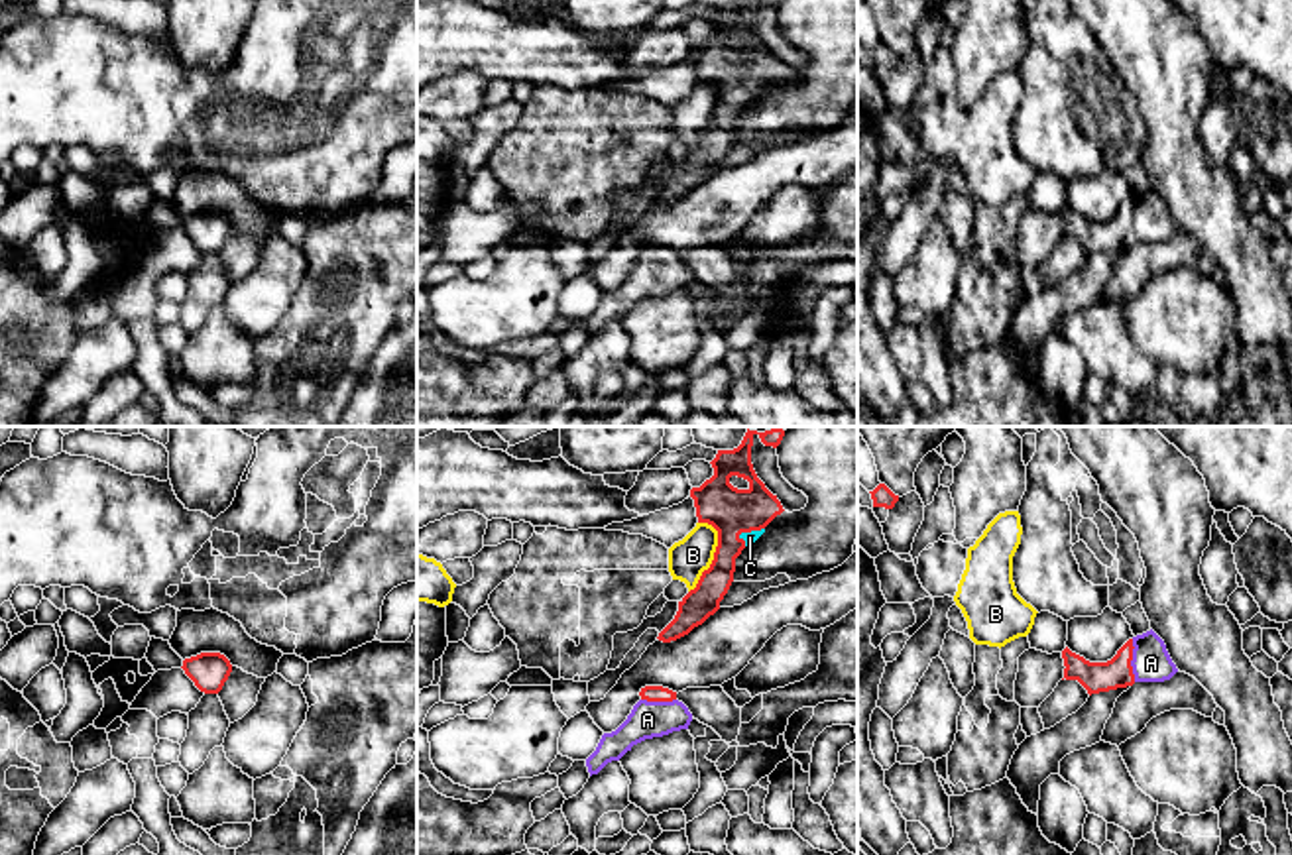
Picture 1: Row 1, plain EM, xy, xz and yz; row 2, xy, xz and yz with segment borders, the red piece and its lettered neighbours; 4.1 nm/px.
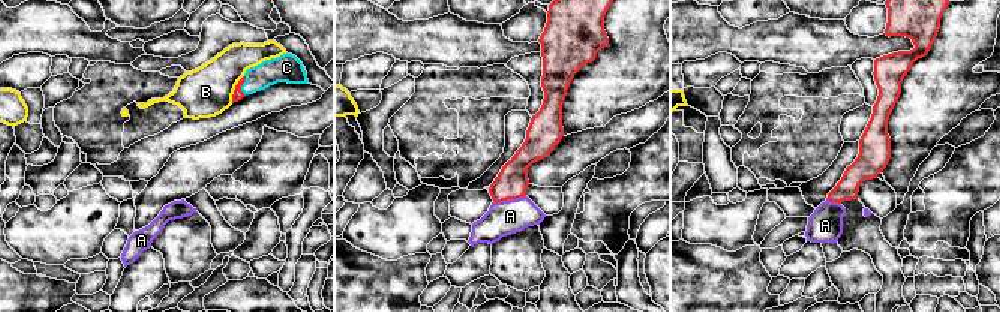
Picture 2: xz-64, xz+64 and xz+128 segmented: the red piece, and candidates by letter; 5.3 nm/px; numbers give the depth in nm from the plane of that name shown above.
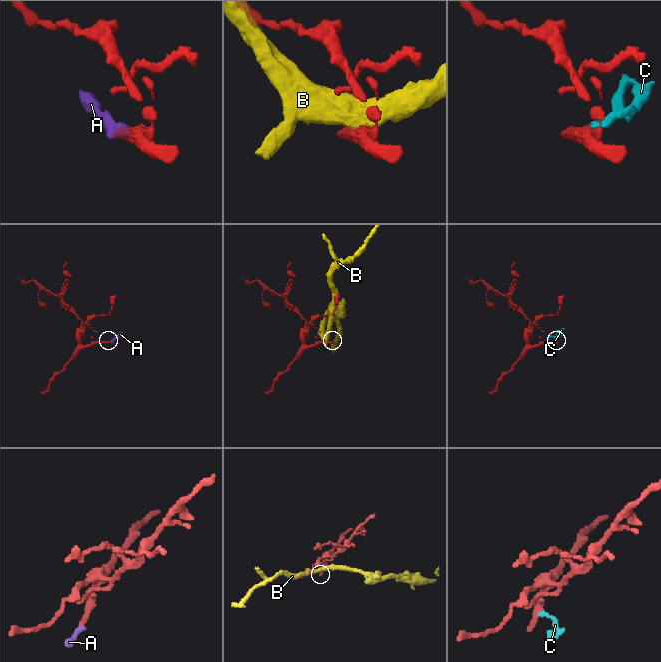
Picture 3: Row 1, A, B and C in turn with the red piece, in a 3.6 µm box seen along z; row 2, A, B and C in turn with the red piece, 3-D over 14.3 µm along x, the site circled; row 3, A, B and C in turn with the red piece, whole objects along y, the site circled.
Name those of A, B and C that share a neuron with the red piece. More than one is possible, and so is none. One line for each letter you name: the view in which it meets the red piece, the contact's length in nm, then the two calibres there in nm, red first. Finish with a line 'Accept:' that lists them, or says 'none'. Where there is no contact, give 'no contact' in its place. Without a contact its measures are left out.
A: yz | 180 nm | 130/160 nm
C: xz | 120 nm | 190/50 nm
Accept: A, C

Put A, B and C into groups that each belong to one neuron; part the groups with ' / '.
A C / B

